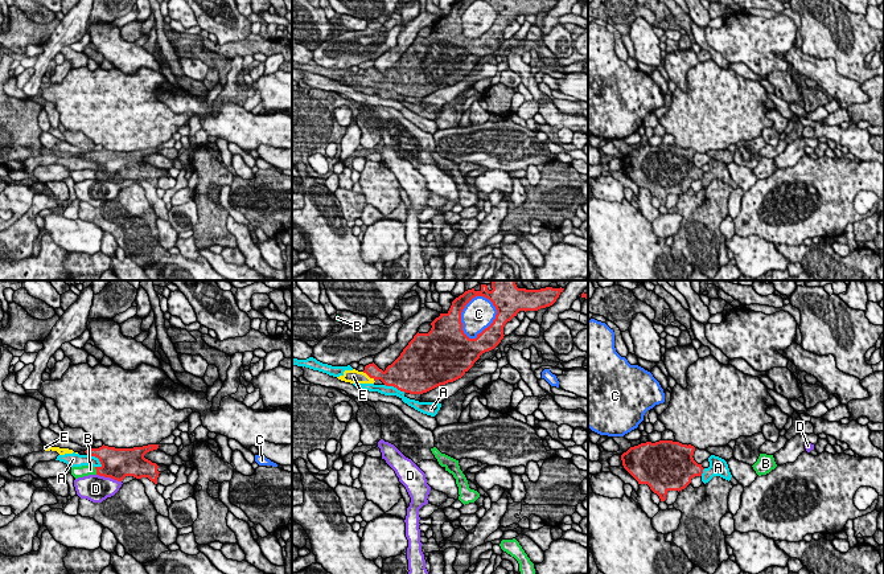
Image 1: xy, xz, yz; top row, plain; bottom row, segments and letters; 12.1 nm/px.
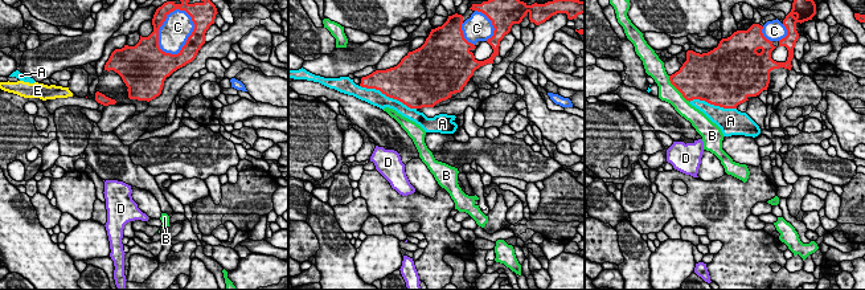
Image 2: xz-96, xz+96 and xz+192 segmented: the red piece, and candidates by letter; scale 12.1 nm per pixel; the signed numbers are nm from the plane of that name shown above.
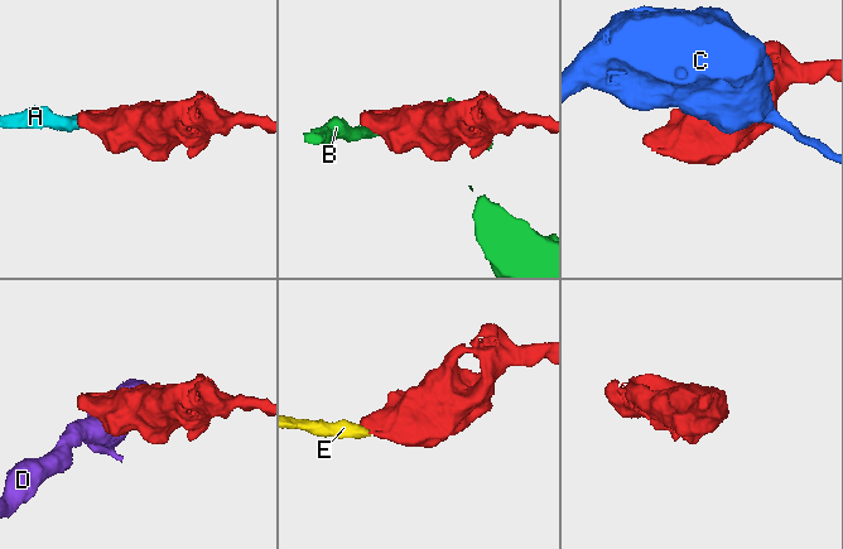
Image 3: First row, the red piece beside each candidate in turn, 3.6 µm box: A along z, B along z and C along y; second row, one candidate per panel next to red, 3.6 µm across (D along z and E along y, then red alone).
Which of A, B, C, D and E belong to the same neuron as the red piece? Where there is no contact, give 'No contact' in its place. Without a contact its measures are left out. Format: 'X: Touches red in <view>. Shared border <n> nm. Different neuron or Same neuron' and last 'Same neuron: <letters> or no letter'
A: Touches red in xy. Shared border 240 nm. Different neuron
B: Touches red in xy. Shared border 100 nm. Different neuron
C: Touches red in xz. Shared border 550 nm. Different neuron
D: Touches red in xy. Shared border 320 nm. Different neuron
E: Touches red in xz. Shared border 200 nm. Same neuron
Same neuron: E

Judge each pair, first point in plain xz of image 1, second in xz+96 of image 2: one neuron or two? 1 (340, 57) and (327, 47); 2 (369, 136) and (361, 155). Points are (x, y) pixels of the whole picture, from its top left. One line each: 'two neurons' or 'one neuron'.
1: two neurons
2: one neuron

